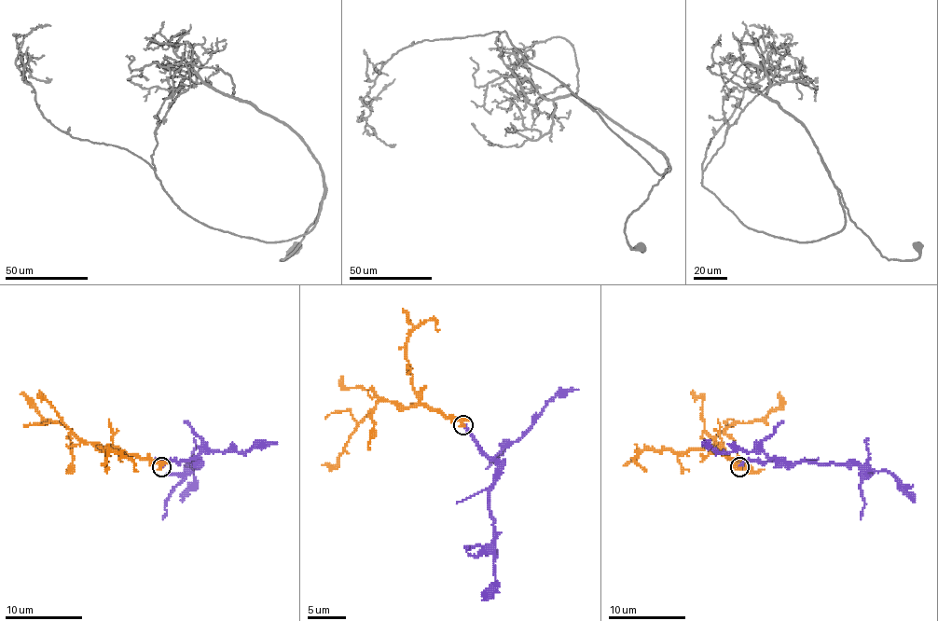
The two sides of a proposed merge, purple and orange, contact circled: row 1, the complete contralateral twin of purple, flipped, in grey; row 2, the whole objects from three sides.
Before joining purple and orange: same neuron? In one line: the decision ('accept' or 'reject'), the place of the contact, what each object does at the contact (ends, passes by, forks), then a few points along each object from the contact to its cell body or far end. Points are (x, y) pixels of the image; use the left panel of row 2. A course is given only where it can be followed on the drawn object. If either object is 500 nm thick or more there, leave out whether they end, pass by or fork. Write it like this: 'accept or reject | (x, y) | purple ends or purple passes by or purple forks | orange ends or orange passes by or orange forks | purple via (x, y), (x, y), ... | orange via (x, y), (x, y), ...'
reject | (161, 466) | purple ends | orange passes by | purple via (160, 467), (167, 462), (198, 460), (194, 463), (187, 462), (192, 463), (194, 487), (182, 502) | orange via (160, 467), (155, 462), (77, 438), (64, 424), (43, 419), (37, 407), (20, 393)

